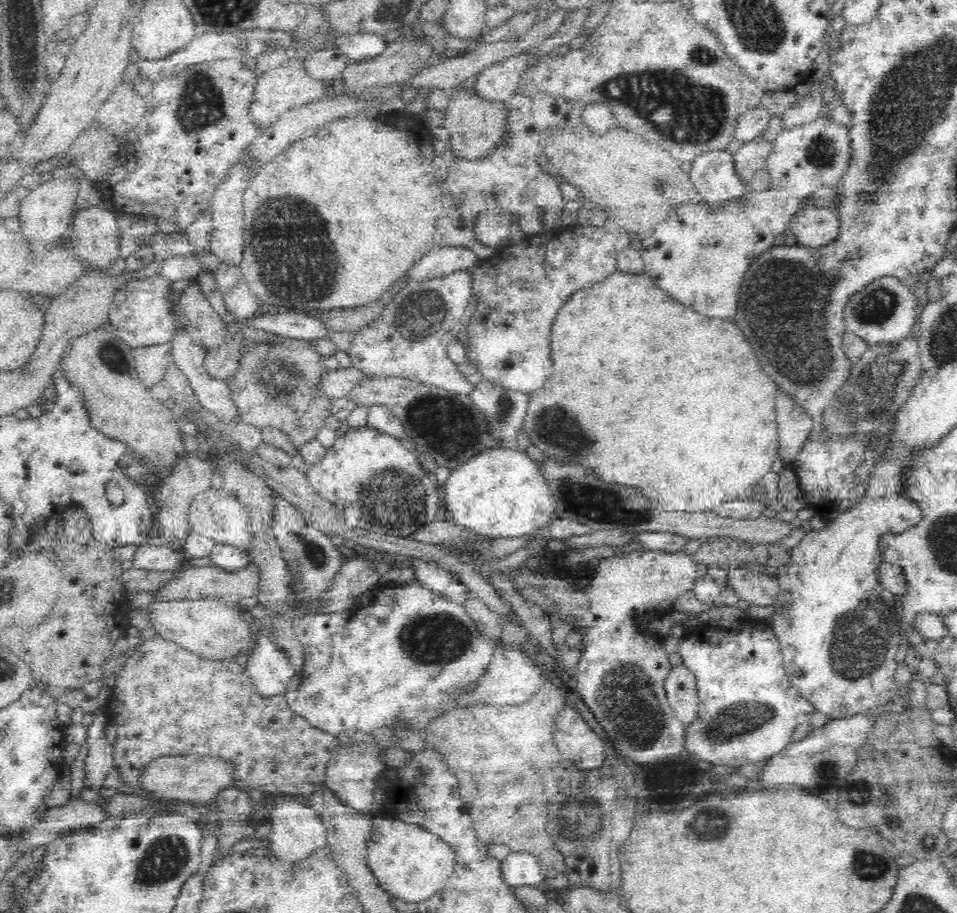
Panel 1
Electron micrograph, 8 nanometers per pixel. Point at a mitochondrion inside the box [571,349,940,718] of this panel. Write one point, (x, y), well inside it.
(857, 639)

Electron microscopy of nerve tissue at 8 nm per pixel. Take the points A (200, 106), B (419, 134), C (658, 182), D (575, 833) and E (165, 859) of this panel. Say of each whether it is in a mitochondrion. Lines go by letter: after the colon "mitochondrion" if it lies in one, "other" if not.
A: mitochondrion
B: other
C: mitochondrion
D: mitochondrion
E: mitochondrion

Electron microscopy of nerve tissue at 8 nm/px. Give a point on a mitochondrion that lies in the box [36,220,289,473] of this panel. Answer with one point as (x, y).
(114, 357)

